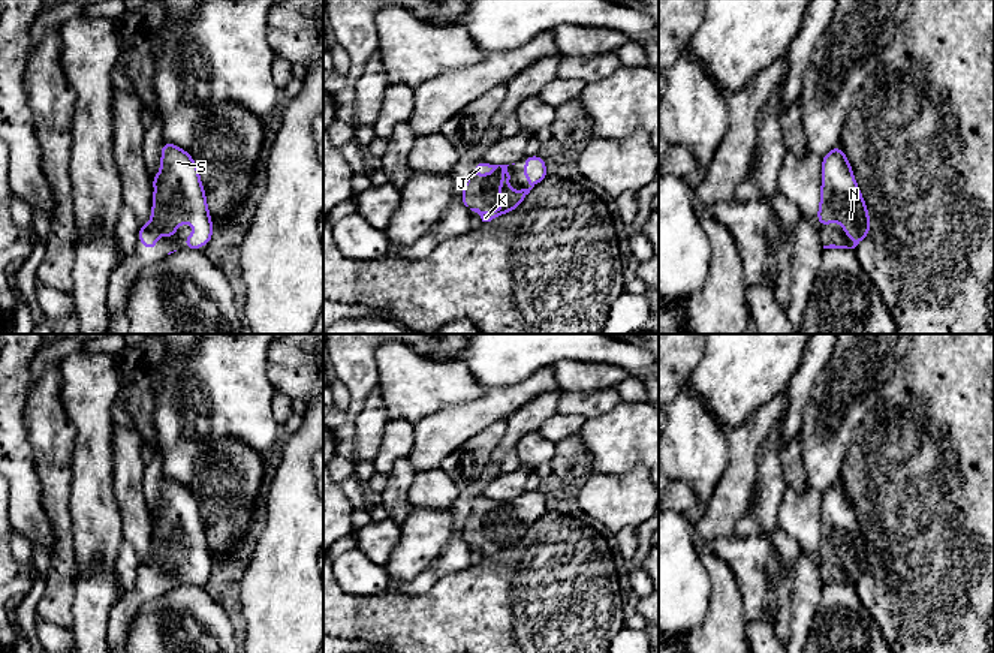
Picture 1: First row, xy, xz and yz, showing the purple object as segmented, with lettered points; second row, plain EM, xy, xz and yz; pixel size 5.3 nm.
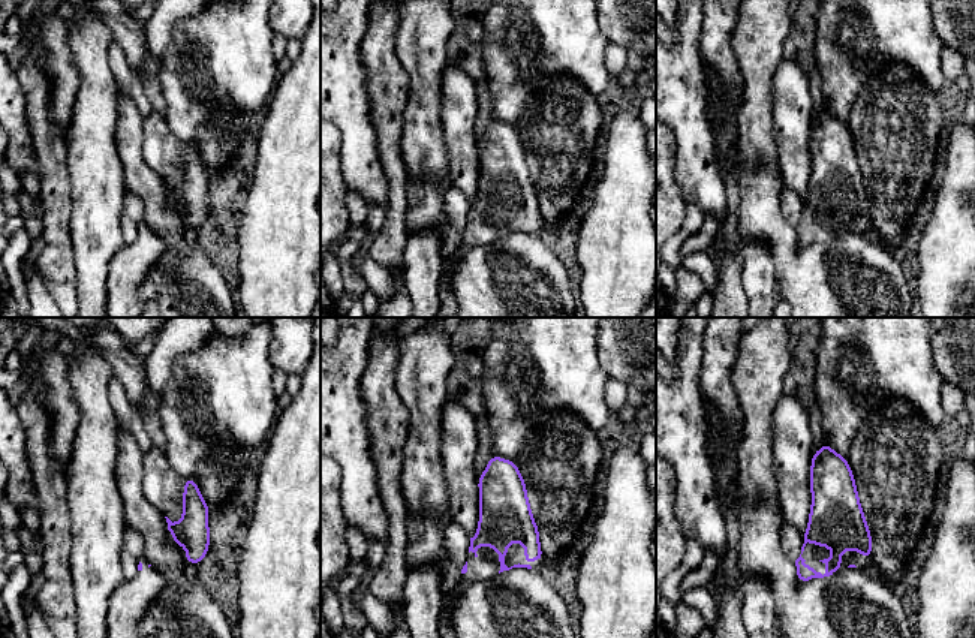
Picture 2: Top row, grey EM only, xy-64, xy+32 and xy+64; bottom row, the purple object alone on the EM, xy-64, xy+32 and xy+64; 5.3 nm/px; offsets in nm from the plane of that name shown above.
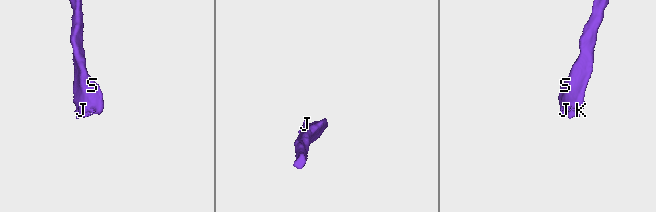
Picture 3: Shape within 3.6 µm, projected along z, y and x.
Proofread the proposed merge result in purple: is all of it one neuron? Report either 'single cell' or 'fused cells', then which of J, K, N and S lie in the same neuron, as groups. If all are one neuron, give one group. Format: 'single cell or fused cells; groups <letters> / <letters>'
single cell; groups J K N S

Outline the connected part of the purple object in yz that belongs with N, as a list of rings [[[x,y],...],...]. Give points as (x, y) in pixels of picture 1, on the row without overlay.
[[[838,481],[822,493],[820,541],[816,553],[819,554],[819,563],[837,556],[846,571],[853,575],[852,583],[829,580],[823,584],[855,584],[870,569],[870,551],[865,536],[855,517],[852,502]]]

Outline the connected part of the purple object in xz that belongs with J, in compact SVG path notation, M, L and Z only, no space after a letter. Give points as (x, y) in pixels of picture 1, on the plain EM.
M524 491L522 493L527 497L527 502L522 503L519 508L527 512L527 517L531 520L528 524L521 524L516 529L512 527L509 521L510 511L507 508L509 500L490 500L481 496L472 511L481 514L481 512L490 512L494 509L494 506L500 502L501 503L501 517L497 524L497 532L503 538L503 544L494 544L491 547L481 547L479 544L470 544L472 547L478 548L482 554L482 557L491 557L497 553L501 553L512 545L515 545L530 529L530 526L537 521L543 514L546 514L546 499L539 491Z

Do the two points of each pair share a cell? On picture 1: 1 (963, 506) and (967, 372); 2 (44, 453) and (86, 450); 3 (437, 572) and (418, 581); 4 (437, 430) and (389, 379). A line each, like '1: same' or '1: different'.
1: same
2: different
3: same
4: different

